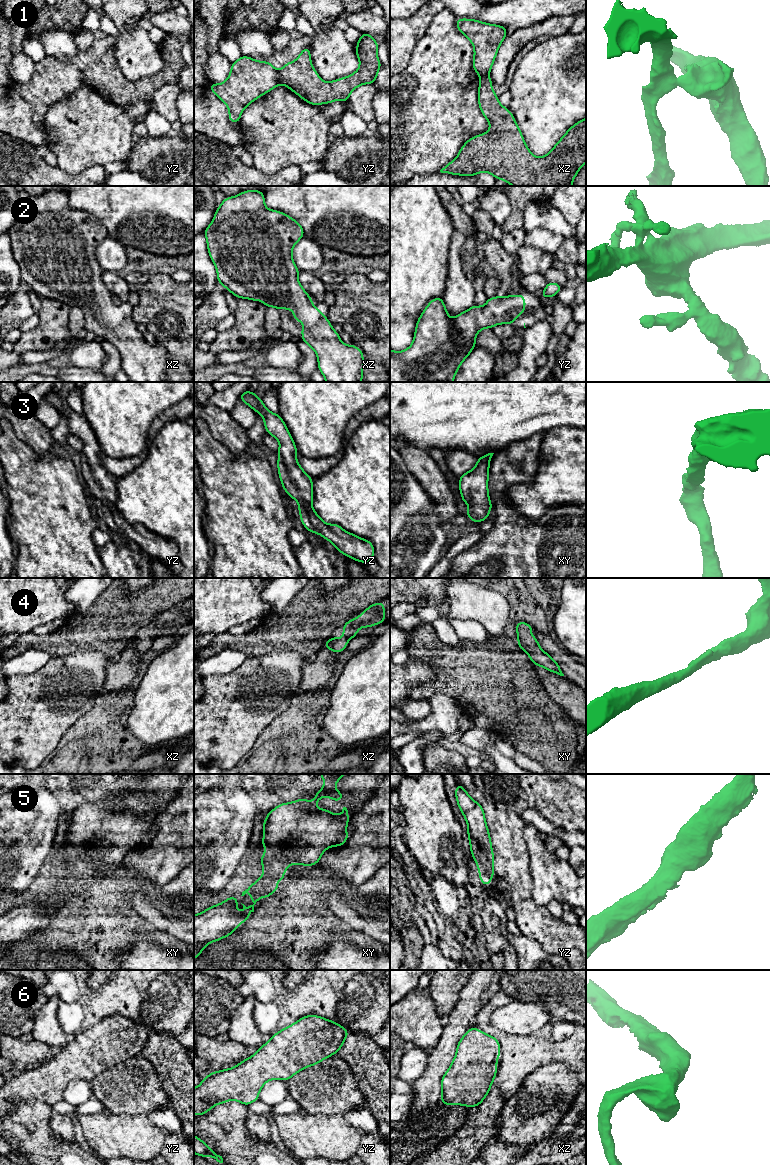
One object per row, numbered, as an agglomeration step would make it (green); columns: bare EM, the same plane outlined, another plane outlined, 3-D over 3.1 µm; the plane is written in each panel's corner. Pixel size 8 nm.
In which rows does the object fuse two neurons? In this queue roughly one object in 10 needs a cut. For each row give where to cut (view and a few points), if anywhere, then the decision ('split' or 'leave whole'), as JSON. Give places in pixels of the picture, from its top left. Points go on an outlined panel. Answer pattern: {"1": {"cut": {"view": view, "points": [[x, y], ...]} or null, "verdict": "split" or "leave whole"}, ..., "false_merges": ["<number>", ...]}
{"1": {"cut": {"view": "yz", "points": [[278, 72], [280, 82]]}, "verdict": "split"}, "2": {"cut": null, "verdict": "leave whole"}, "3": {"cut": null, "verdict": "leave whole"}, "4": {"cut": null, "verdict": "leave whole"}, "5": {"cut": null, "verdict": "leave whole"}, "6": {"cut": null, "verdict": "leave whole"}, "false_merges": ["1"]}

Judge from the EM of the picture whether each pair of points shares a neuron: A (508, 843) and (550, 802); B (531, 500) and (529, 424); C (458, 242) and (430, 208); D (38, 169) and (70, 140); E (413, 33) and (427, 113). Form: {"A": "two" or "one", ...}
{"A": "one", "B": "two", "C": "two", "D": "two", "E": "two"}

